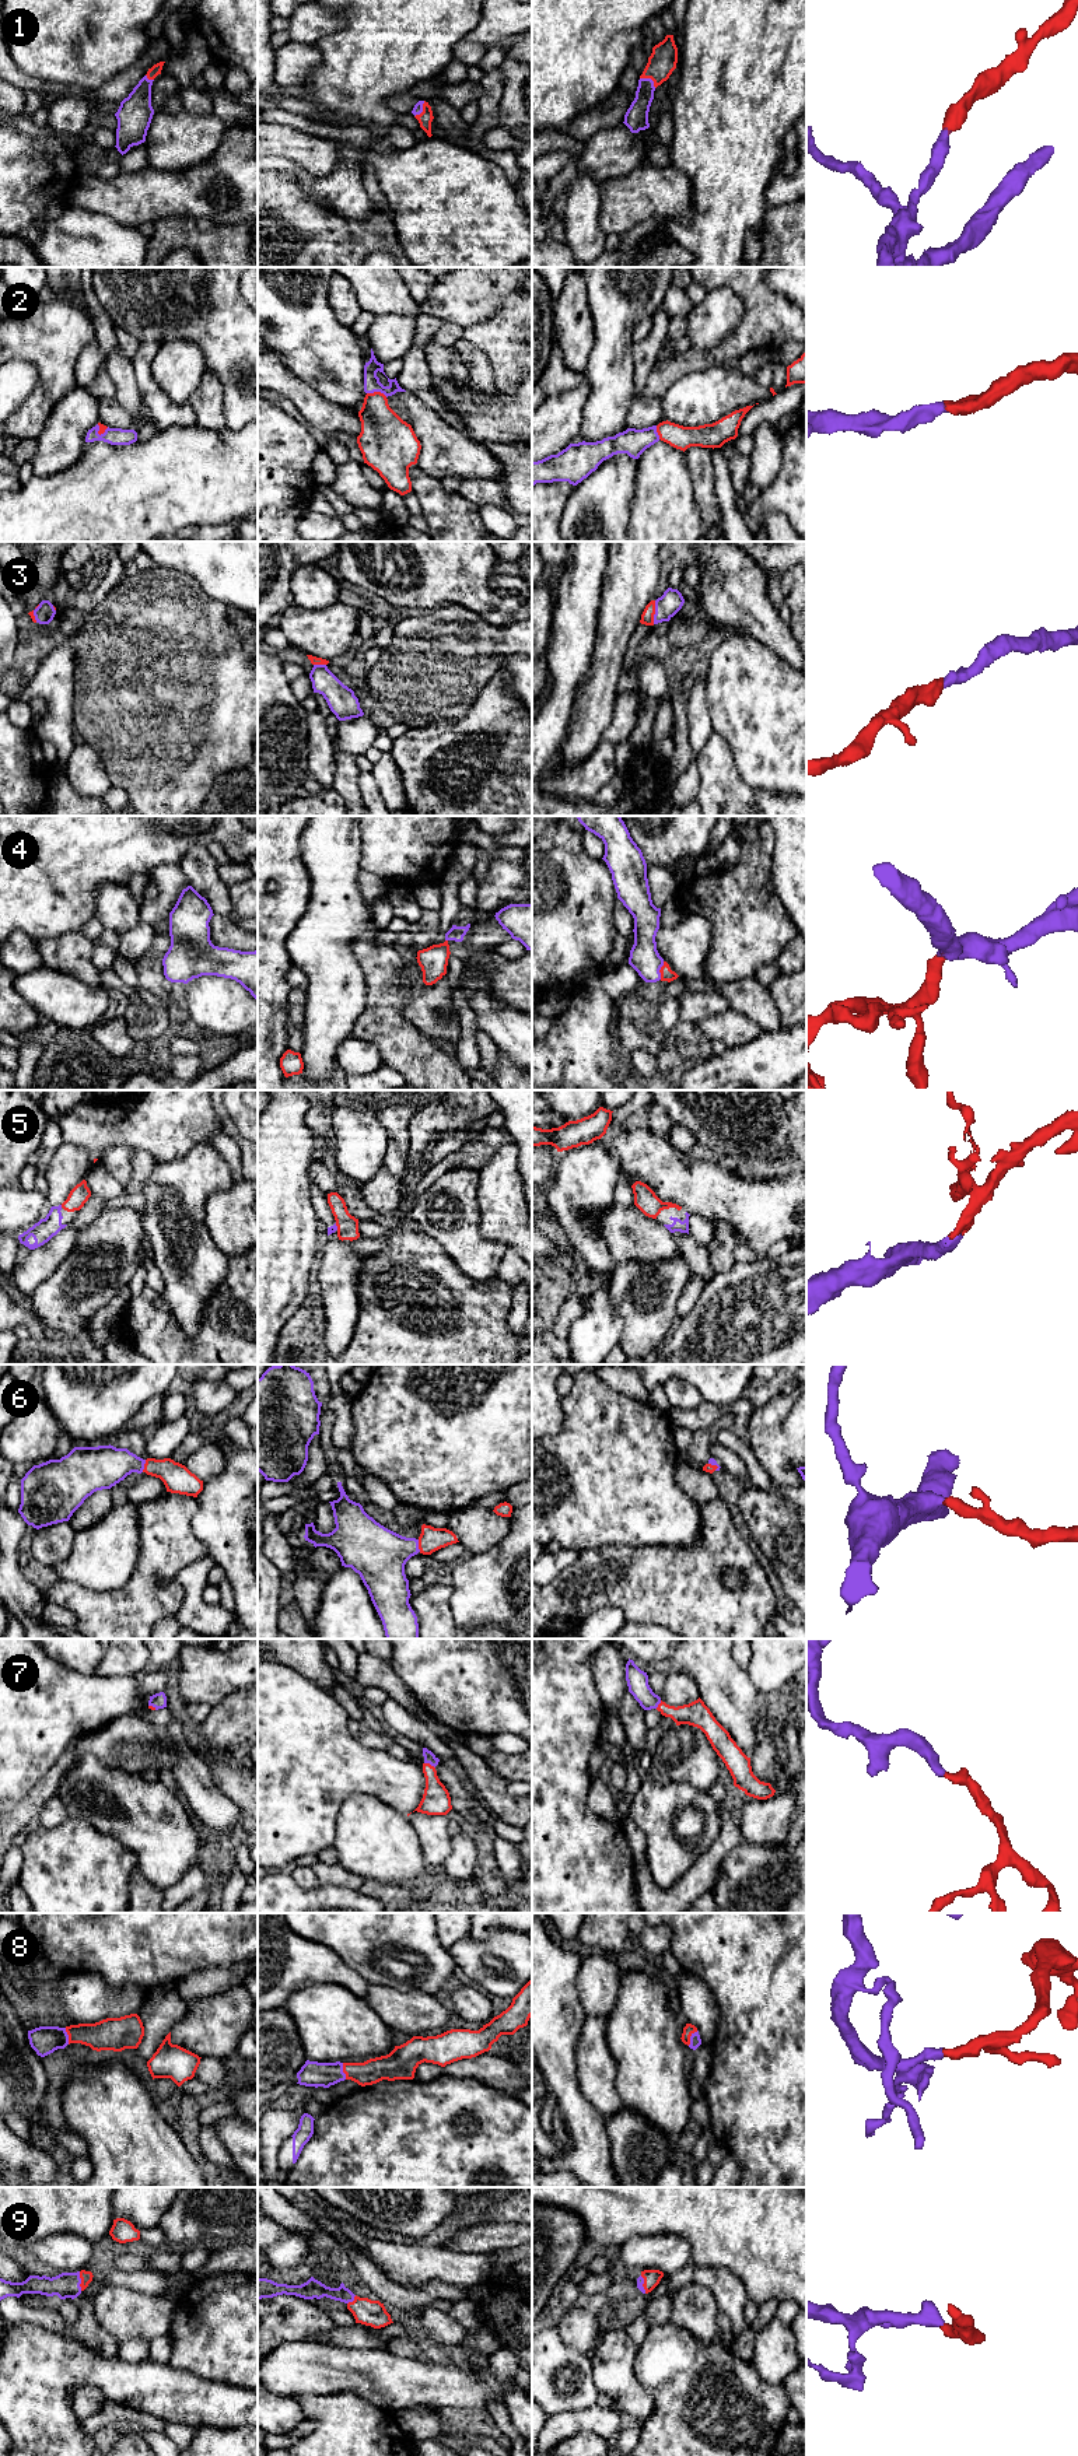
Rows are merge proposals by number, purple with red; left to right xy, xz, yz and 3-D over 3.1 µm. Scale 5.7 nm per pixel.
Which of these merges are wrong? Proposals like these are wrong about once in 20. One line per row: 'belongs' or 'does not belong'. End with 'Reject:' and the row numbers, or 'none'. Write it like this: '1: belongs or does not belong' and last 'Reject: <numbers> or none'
1: belongs
2: belongs
3: belongs
4: belongs
5: belongs
6: belongs
7: belongs
8: belongs
9: belongs
Reject: none

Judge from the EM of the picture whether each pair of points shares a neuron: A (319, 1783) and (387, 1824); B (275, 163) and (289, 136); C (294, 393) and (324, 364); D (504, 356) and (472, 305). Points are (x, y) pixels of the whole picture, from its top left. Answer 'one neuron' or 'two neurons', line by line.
A: two neurons
B: two neurons
C: two neurons
D: two neurons

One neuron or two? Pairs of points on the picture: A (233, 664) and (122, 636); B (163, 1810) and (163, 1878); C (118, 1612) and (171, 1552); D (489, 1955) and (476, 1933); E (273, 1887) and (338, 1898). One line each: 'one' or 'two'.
A: one
B: one
C: one
D: two
E: one

